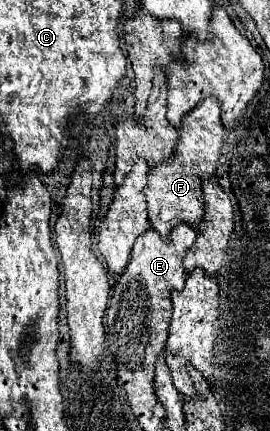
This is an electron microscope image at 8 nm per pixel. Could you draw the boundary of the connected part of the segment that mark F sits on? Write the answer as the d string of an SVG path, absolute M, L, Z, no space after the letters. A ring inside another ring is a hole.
M205 98L199 102L187 116L183 116L181 128L177 128L179 138L177 146L173 150L173 158L149 166L147 172L147 186L143 190L145 200L147 200L147 212L149 212L149 222L155 230L161 232L163 238L169 236L171 228L179 222L187 222L193 228L203 218L203 190L201 182L211 180L217 170L217 162L221 156L223 140L225 140L225 128L219 118L219 102L215 98Z

